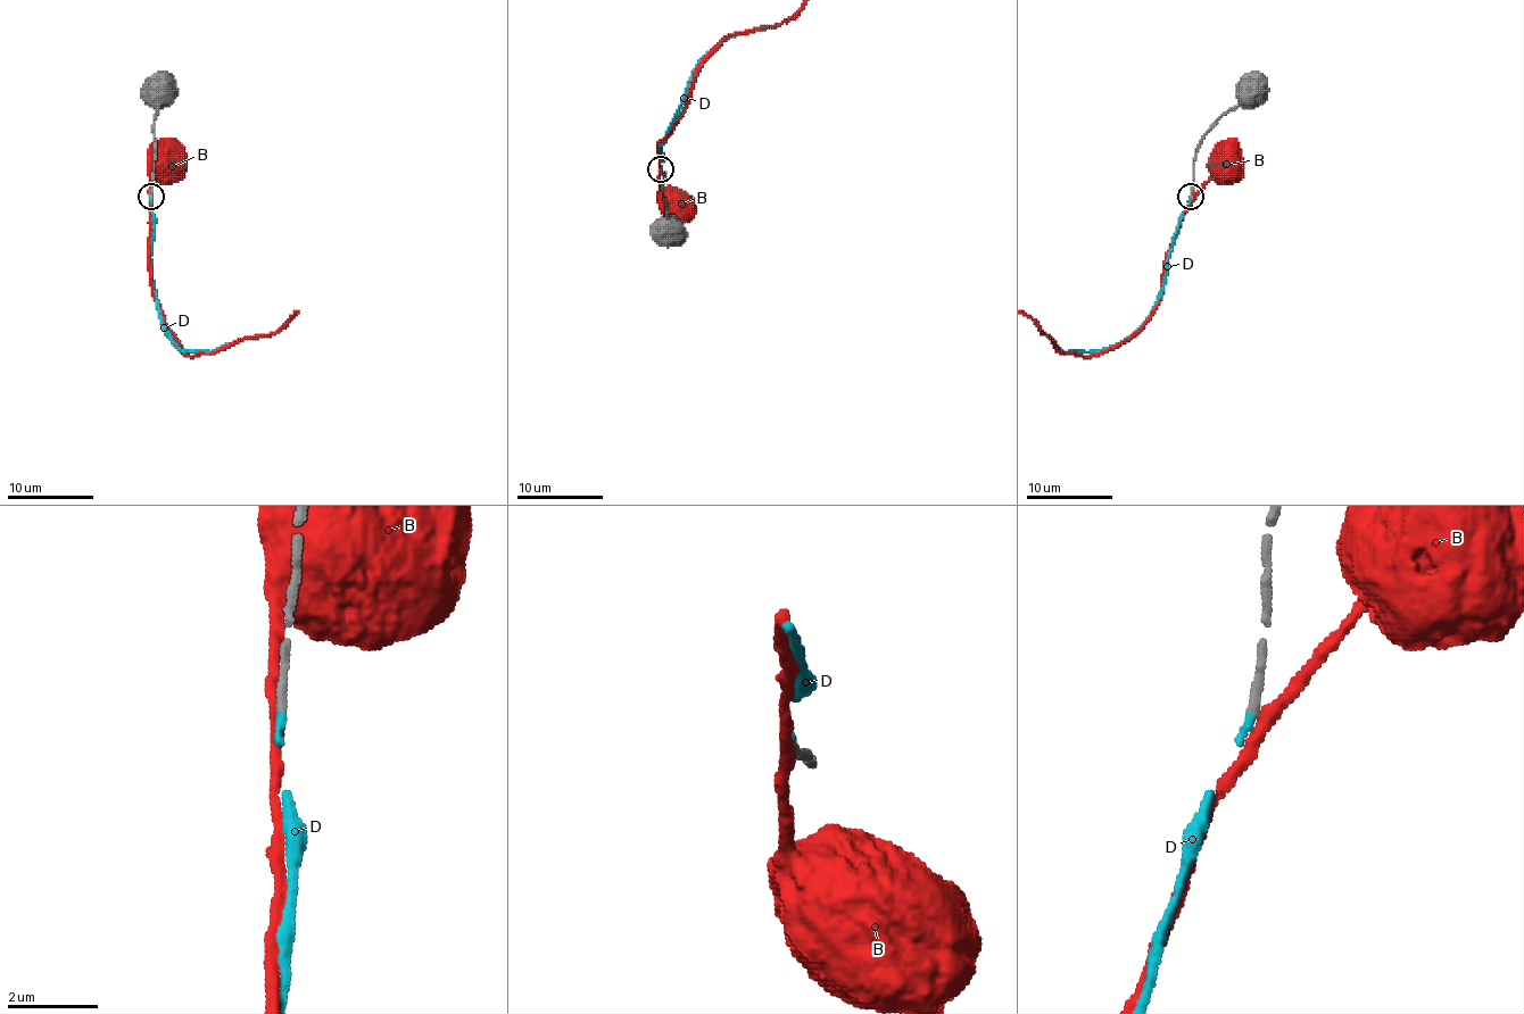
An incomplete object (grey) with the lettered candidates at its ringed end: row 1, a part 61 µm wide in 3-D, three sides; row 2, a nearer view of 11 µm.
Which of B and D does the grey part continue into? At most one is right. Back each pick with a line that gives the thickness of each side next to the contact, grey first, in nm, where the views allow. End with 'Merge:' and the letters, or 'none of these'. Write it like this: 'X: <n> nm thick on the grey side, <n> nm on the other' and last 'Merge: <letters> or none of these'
D: 200 nm thick on the grey side, 140 nm on the other
Merge: D

